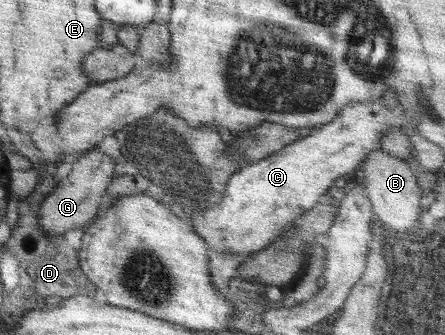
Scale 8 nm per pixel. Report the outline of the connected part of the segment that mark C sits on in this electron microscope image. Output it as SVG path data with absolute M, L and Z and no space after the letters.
M383 98L347 105L337 113L335 119L321 127L317 126L315 129L306 131L299 140L288 144L283 150L267 156L266 159L258 159L257 162L243 166L239 172L231 176L219 204L207 210L191 212L185 218L193 225L197 235L207 241L209 250L213 249L217 253L235 253L242 259L247 254L254 254L271 244L273 238L281 234L285 224L289 226L295 218L300 218L316 203L321 202L336 179L343 175L356 176L361 164L367 160L367 154L380 150L379 142L385 132L399 130L408 137L413 135L419 121L407 118L405 112L406 108L401 104L389 108Z

